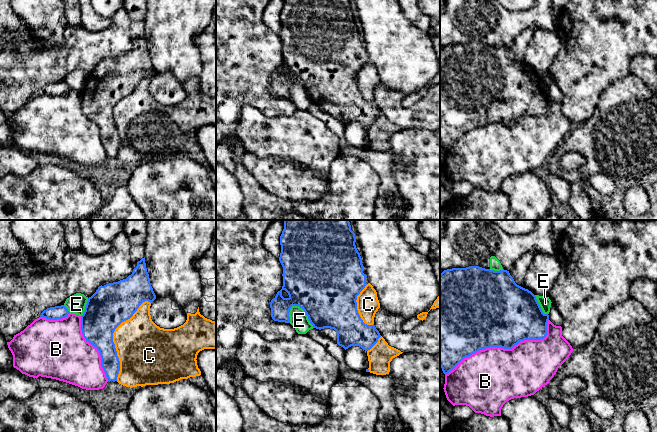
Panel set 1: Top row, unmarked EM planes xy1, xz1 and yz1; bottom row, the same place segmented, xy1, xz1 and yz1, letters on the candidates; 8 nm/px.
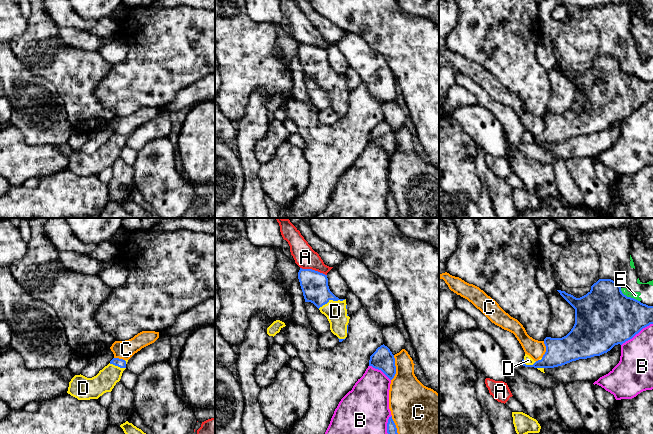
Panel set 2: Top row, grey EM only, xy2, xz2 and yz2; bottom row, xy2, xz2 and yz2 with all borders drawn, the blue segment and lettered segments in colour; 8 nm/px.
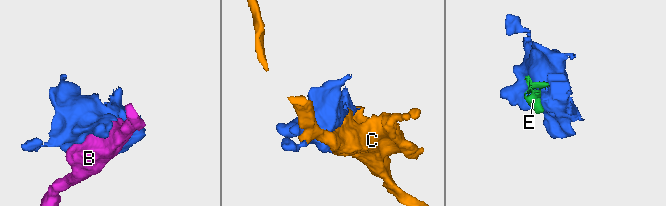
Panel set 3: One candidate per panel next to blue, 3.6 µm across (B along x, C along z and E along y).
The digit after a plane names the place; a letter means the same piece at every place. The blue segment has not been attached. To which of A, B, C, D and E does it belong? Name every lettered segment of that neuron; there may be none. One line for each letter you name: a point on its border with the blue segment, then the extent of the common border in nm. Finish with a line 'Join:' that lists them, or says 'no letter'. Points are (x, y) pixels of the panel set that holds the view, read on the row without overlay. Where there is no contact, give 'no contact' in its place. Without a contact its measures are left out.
D: xz2 (331, 75) | 240 nm
Join: D

